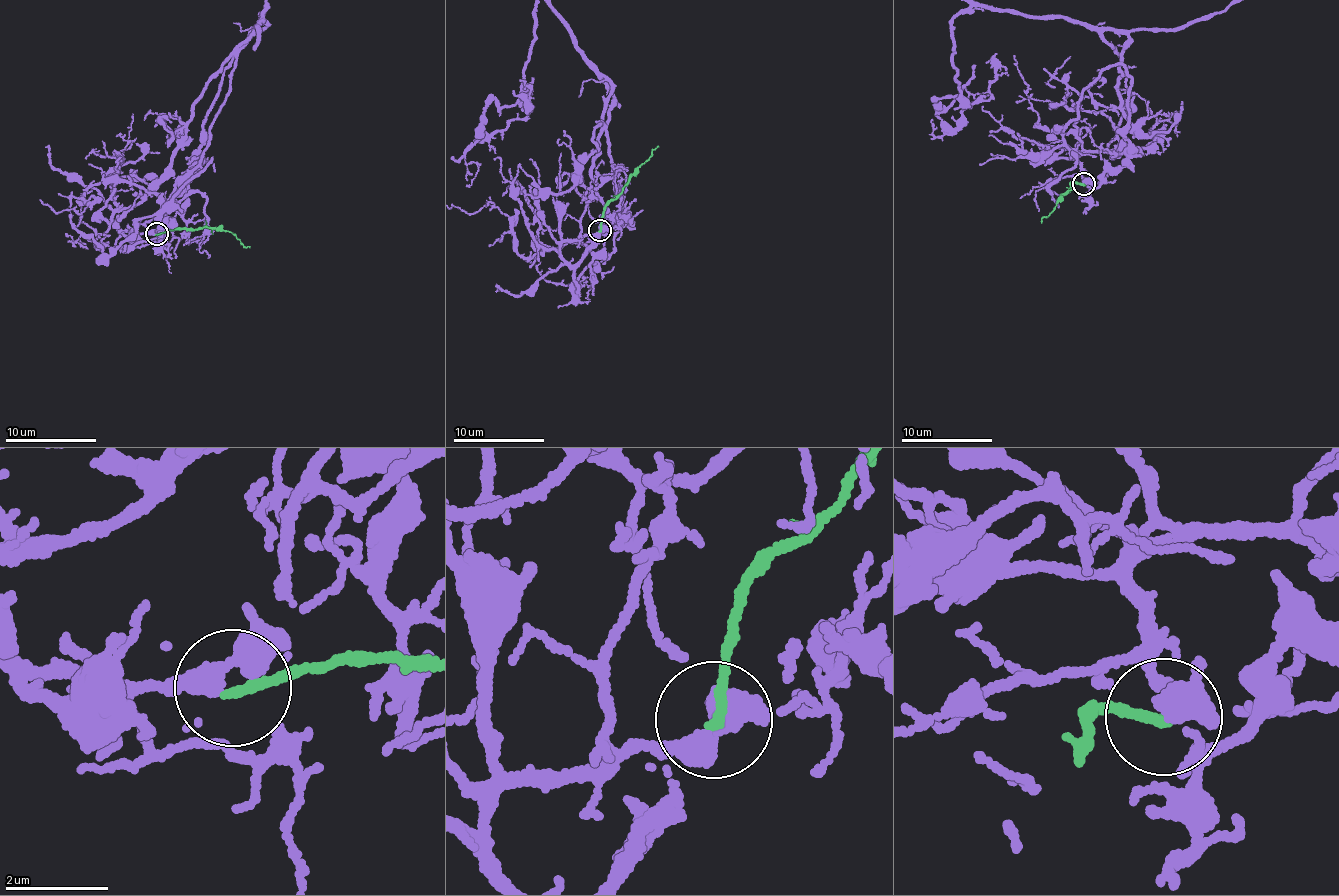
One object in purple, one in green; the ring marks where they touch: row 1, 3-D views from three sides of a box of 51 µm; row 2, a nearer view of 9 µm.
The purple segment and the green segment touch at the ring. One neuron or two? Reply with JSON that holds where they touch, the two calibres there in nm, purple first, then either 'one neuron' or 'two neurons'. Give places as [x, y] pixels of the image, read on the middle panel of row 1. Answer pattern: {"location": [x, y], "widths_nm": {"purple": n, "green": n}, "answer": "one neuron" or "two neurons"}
{"location": [599, 230], "widths_nm": {"purple": 360, "green": 190}, "answer": "one neuron"}

